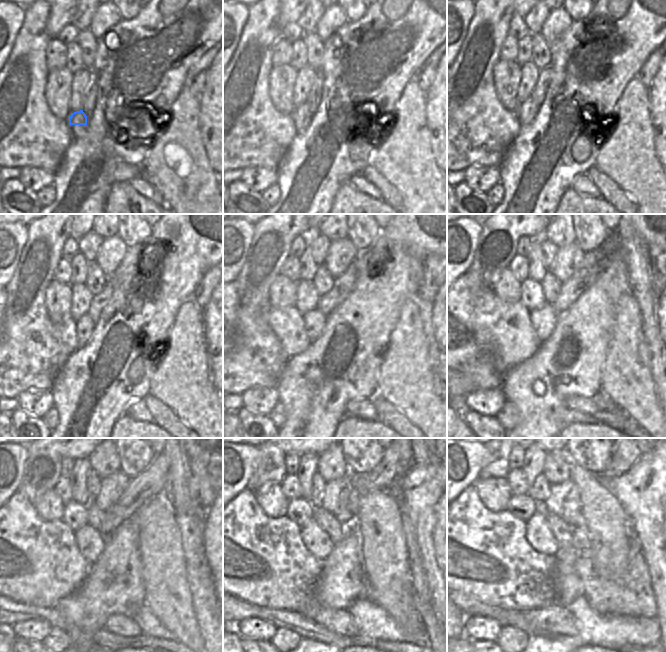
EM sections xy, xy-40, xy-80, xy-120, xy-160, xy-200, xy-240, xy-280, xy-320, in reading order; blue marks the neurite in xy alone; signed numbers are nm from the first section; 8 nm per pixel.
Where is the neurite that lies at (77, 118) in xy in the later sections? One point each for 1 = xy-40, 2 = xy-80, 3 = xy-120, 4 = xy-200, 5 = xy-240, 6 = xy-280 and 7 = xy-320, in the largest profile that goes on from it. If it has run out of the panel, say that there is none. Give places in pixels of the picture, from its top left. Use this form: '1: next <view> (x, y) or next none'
1: next xy-40 (302, 115)
2: next xy-80 (528, 109)
3: next xy-120 (85, 326)
4: next xy-200 (543, 319)
5: next xy-240 (91, 542)
6: next xy-280 (317, 542)
7: next xy-320 (537, 532)

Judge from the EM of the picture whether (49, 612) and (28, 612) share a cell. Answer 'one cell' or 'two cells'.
one cell

